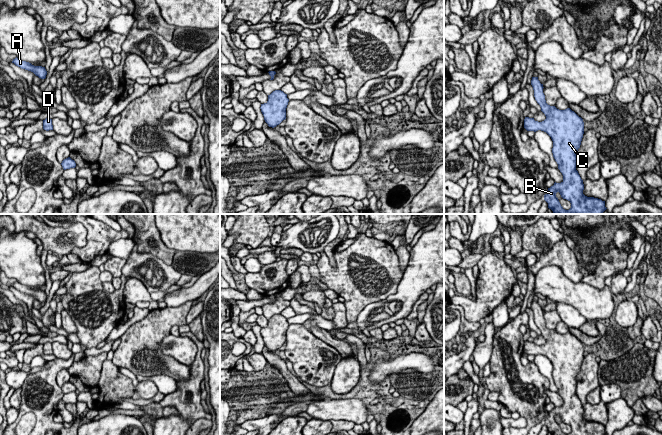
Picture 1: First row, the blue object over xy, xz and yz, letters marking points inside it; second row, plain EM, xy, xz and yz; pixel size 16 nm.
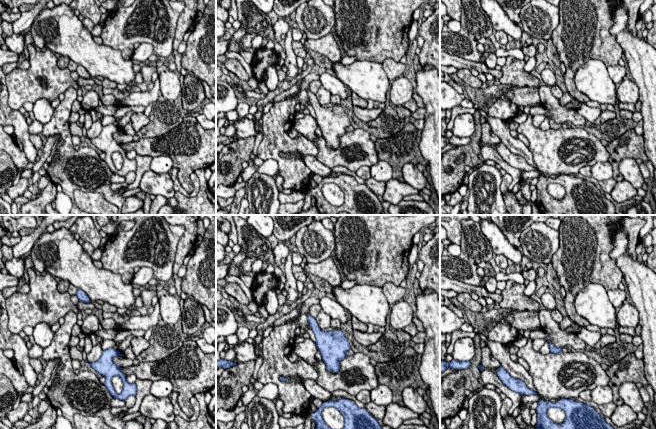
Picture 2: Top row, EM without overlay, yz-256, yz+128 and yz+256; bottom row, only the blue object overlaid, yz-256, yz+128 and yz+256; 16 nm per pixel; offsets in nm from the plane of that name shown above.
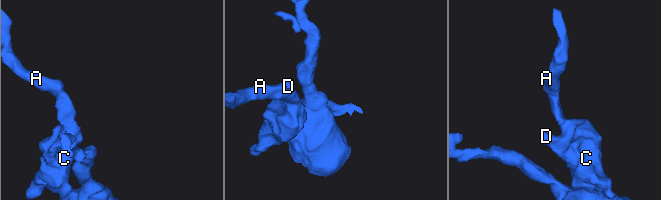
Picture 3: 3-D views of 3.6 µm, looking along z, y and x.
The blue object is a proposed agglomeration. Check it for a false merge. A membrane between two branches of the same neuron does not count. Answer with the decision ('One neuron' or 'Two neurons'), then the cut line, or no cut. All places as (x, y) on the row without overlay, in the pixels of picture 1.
One neuron. No split

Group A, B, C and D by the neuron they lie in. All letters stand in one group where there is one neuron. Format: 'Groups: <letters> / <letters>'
Groups: A B C D

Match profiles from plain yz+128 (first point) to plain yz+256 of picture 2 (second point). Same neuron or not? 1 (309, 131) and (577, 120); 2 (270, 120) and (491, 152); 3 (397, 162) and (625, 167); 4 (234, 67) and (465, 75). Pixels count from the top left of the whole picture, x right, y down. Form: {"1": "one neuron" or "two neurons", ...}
{"1": "two neurons", "2": "one neuron", "3": "two neurons", "4": "one neuron"}

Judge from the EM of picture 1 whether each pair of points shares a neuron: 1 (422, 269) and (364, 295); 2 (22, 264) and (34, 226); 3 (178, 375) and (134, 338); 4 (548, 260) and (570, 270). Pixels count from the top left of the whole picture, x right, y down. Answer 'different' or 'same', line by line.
1: different
2: different
3: same
4: same

